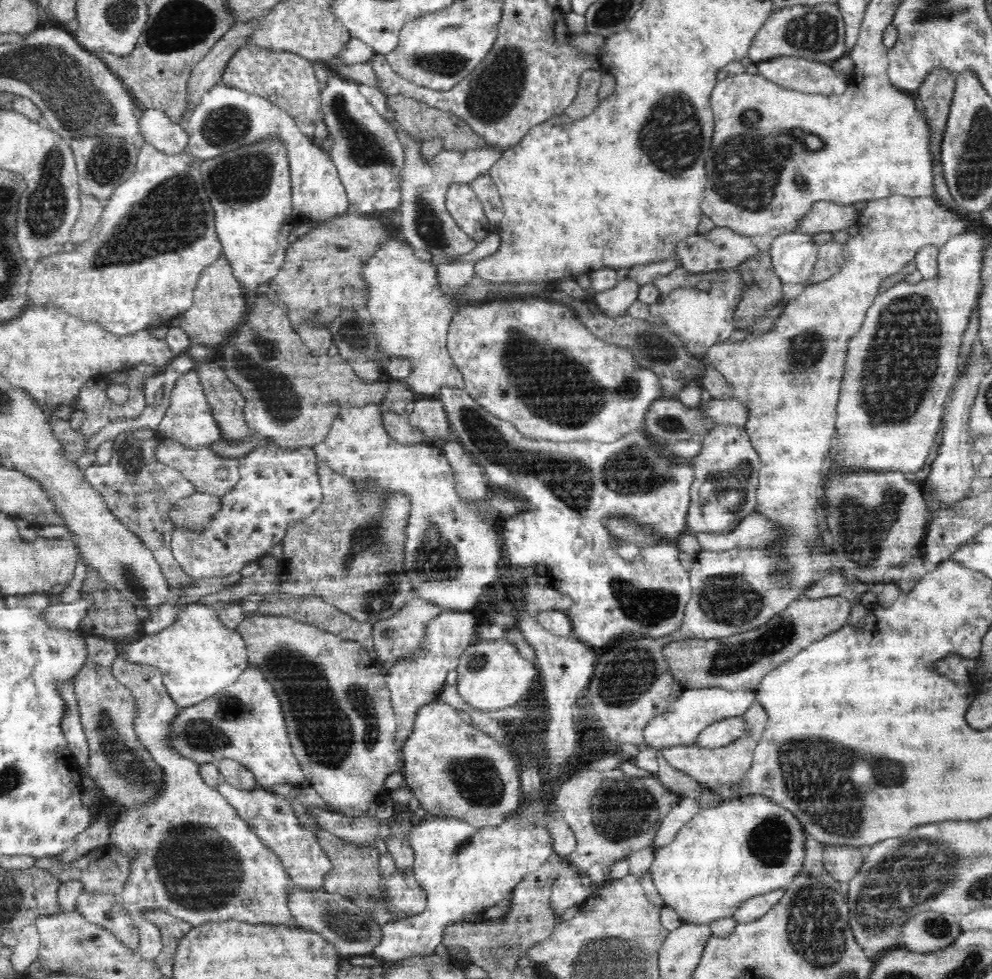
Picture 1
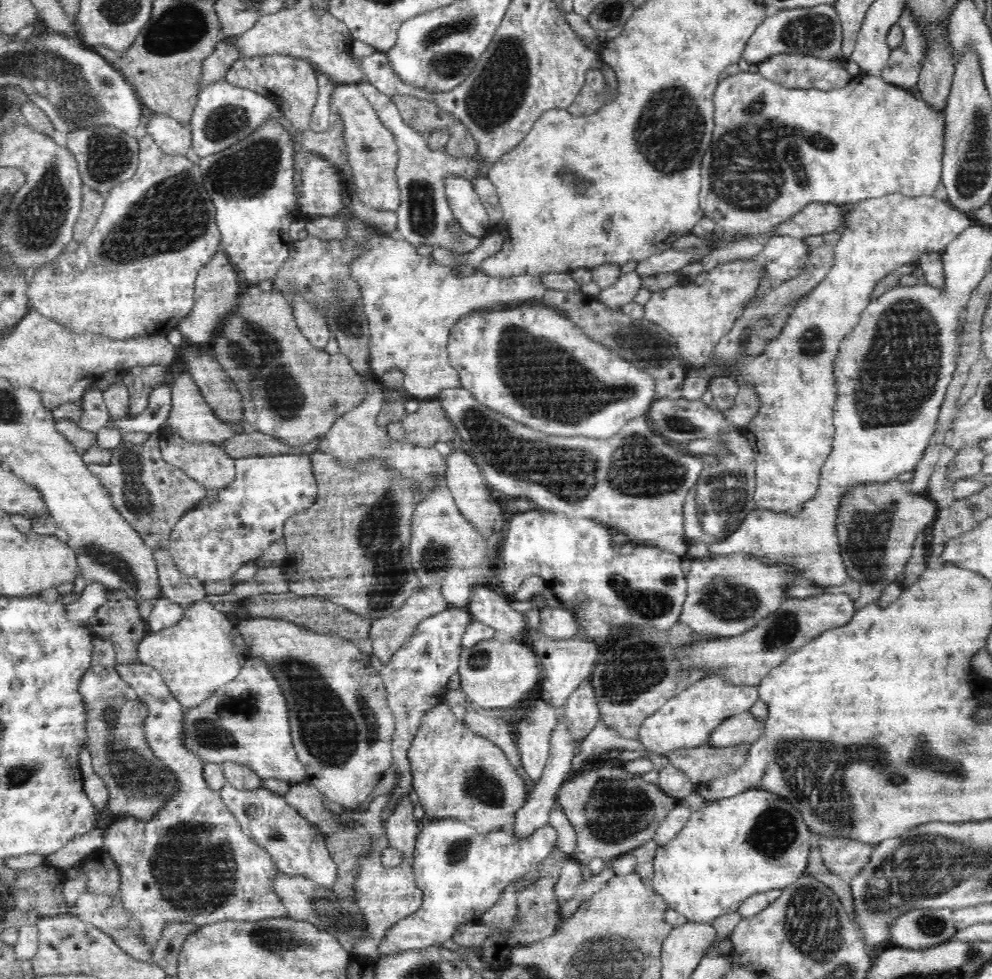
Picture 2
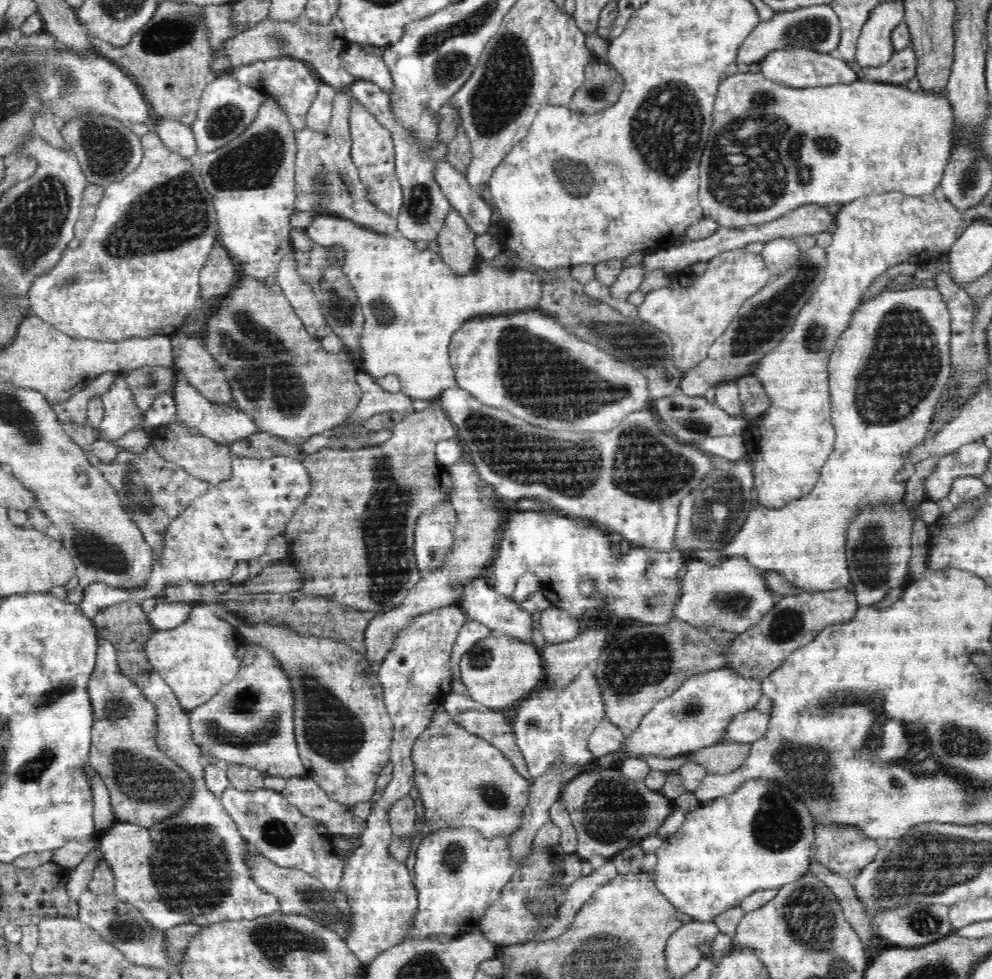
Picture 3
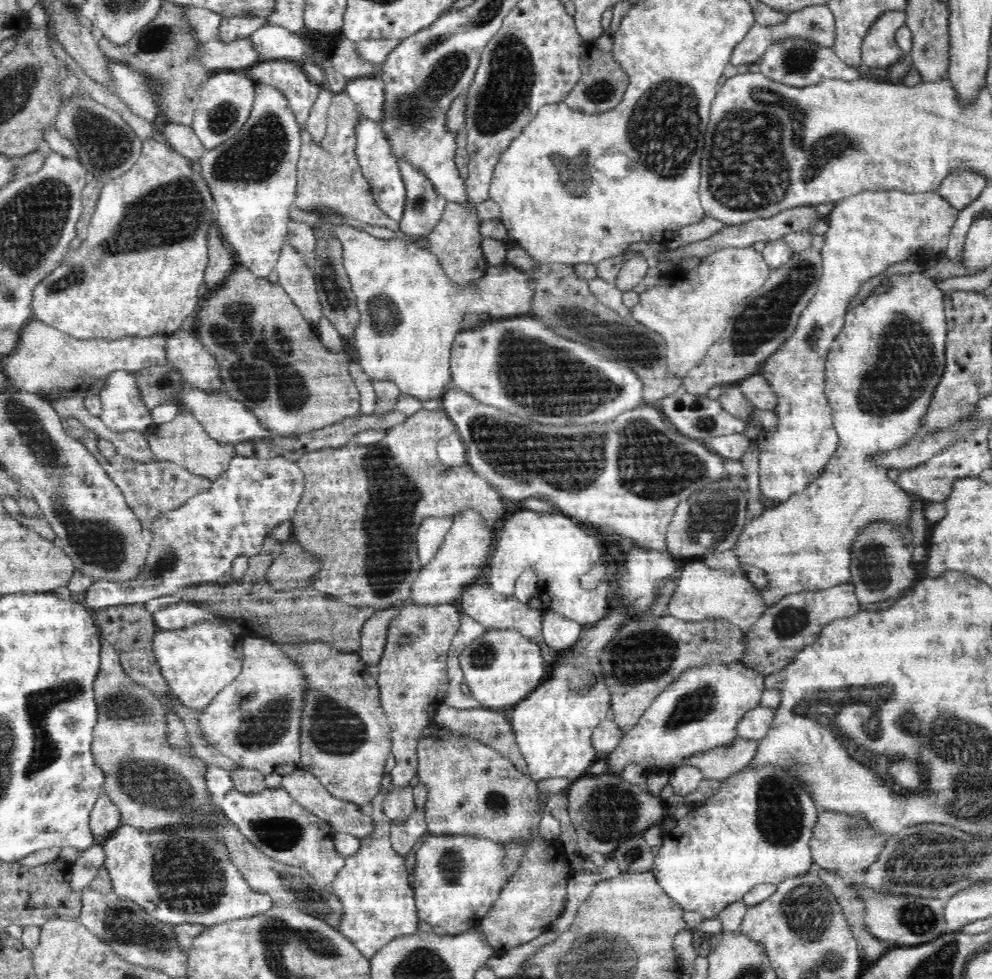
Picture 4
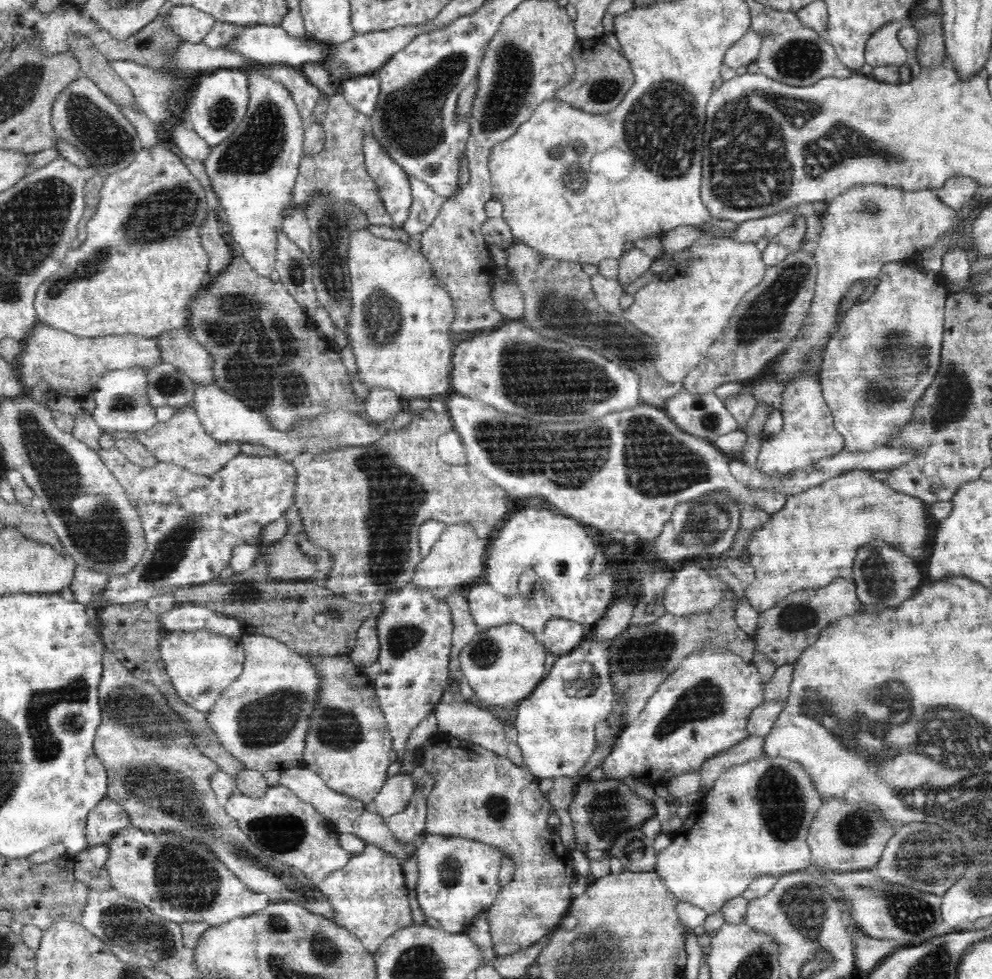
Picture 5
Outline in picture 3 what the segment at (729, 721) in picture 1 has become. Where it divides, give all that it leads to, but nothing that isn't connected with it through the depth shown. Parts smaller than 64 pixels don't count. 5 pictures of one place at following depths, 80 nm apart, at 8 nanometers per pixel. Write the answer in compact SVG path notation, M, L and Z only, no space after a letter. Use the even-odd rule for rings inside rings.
M755 709L744 712L728 724L725 735L719 740L724 742L753 743L760 740L767 731L770 714L758 712Z

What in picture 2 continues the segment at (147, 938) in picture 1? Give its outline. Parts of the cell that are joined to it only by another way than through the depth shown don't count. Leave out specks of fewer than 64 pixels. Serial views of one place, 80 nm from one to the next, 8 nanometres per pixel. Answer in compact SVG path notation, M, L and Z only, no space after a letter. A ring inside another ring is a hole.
M116 662L115 668L118 674L137 692L138 698L145 703L148 708L148 716L146 716L146 726L144 726L145 737L148 746L153 750L154 756L159 758L173 773L178 781L177 793L160 809L157 814L152 816L150 820L142 821L132 817L130 815L120 816L115 818L111 825L104 832L104 844L101 850L106 850L114 863L118 863L120 867L120 890L119 897L123 902L123 906L129 912L131 922L138 927L141 931L141 937L145 939L147 948L154 950L158 944L158 938L160 938L165 924L170 921L180 921L183 923L196 923L198 926L204 926L205 924L222 923L225 921L258 921L270 918L282 918L288 916L288 911L284 907L284 903L280 900L280 897L274 891L274 885L272 885L272 878L276 876L276 872L279 870L276 868L275 863L270 857L270 854L266 849L260 847L258 843L254 843L252 837L245 834L242 831L242 827L238 822L238 819L230 812L230 809L226 807L226 803L221 799L221 791L215 791L208 786L208 783L203 777L204 761L196 756L193 752L190 752L184 744L186 738L185 726L184 726L184 707L174 698L174 695L170 692L168 685L164 682L162 675L158 669L151 667L147 664L134 663L134 664L120 664Z

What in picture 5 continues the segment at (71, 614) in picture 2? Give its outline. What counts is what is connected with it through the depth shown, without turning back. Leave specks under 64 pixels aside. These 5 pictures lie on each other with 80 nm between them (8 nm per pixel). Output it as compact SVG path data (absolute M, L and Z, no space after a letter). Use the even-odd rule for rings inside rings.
M240 453L235 456L222 470L211 476L211 482L204 488L198 488L174 500L172 504L158 504L134 500L145 530L147 542L142 560L134 566L132 572L125 576L110 576L106 581L106 588L98 594L96 599L104 605L140 603L148 601L157 595L173 594L178 588L202 585L220 578L220 572L228 568L232 550L247 542L261 544L260 532L266 524L282 518L290 506L294 506L296 494L296 467L282 457L248 456Z

